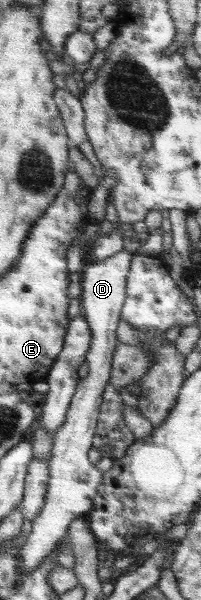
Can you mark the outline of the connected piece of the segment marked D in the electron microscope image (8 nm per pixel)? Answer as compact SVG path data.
M121 250L105 260L87 263L82 269L81 309L83 318L92 334L89 352L85 356L85 365L89 373L80 379L71 406L68 408L68 419L59 428L52 442L51 458L48 460L50 474L45 491L45 502L39 514L32 520L32 530L20 551L17 571L24 575L35 570L41 560L45 560L57 541L68 534L68 528L80 515L88 515L92 510L93 499L101 485L102 471L89 461L87 452L92 447L92 440L98 424L102 395L110 379L112 357L117 344L117 326L121 319L121 310L126 298L128 272L134 252Z

